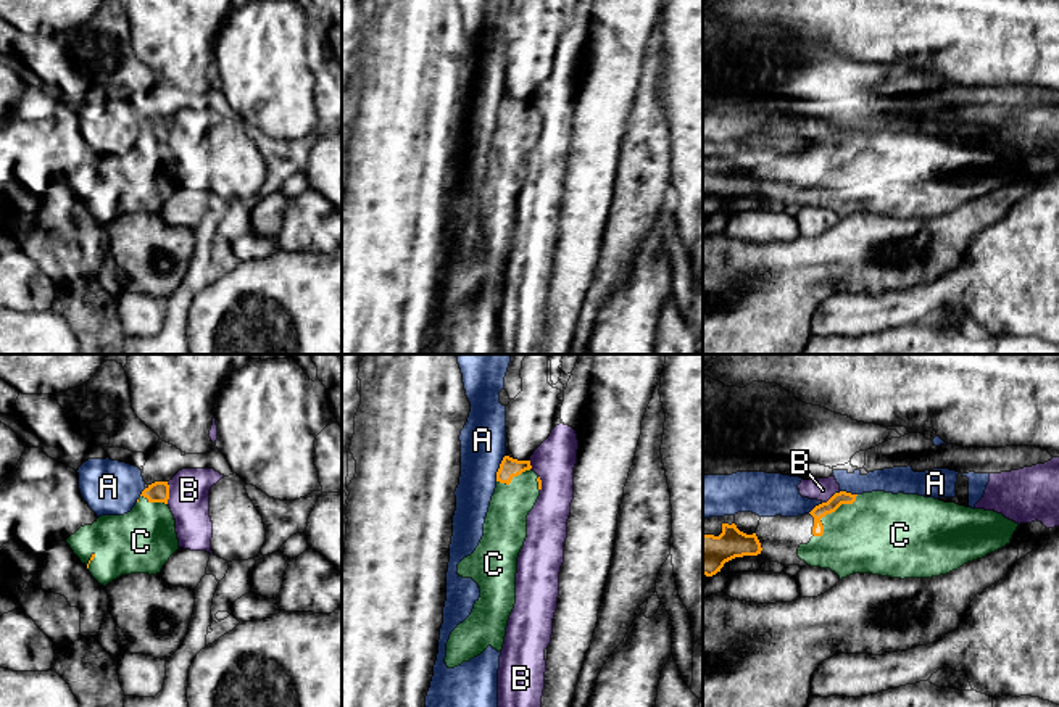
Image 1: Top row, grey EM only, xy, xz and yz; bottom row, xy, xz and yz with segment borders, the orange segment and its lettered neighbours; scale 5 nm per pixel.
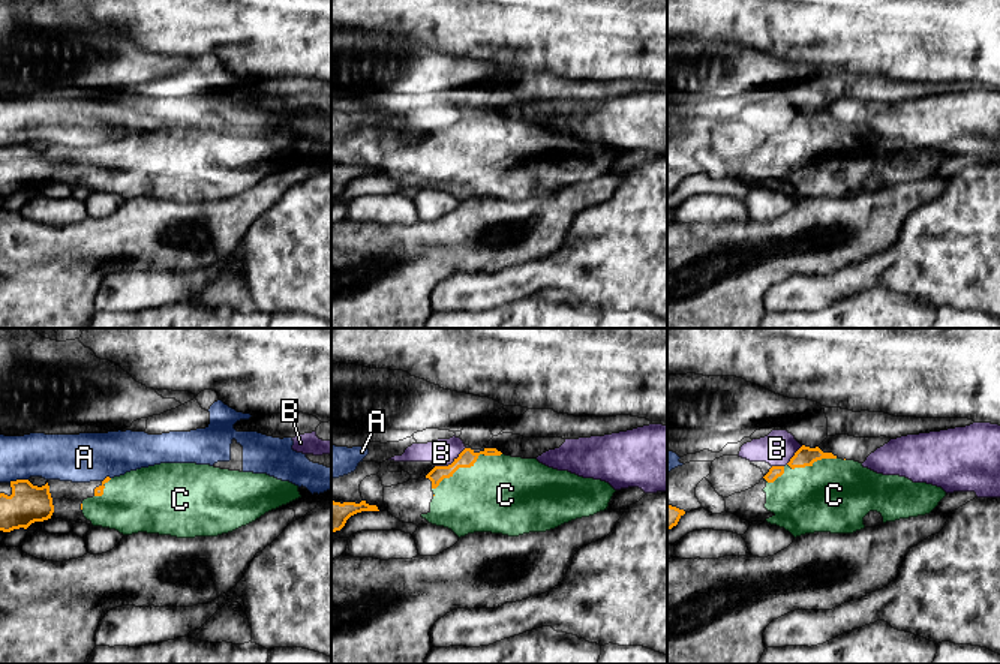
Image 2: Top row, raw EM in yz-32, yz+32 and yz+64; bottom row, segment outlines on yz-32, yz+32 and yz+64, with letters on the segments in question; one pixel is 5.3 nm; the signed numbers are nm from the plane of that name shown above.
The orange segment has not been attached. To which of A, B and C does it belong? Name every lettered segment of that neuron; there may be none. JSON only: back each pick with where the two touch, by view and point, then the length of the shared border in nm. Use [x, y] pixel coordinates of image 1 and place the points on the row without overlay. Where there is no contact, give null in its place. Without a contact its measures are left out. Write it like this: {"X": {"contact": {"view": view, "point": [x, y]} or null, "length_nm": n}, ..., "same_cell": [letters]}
{"C": {"contact": {"view": "yz", "point": [829, 152]}, "length_nm": 300}, "same_cell": ["C"]}

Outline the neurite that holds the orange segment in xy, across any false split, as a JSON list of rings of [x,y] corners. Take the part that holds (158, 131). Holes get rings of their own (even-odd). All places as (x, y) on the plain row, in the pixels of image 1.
[[[168,121],[148,124],[131,151],[102,155],[66,182],[103,225],[131,213],[156,214],[179,188]]]

